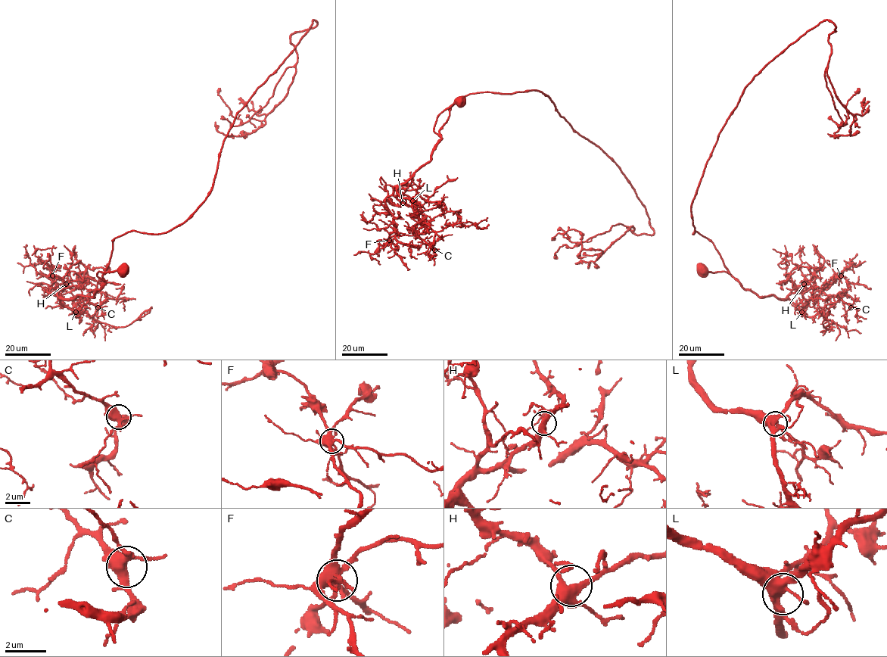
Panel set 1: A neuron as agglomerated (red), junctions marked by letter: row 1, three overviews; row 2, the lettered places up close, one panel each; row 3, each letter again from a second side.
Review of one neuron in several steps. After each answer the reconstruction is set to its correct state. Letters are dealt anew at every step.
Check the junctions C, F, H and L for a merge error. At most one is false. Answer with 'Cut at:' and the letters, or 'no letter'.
Cut at: no letter

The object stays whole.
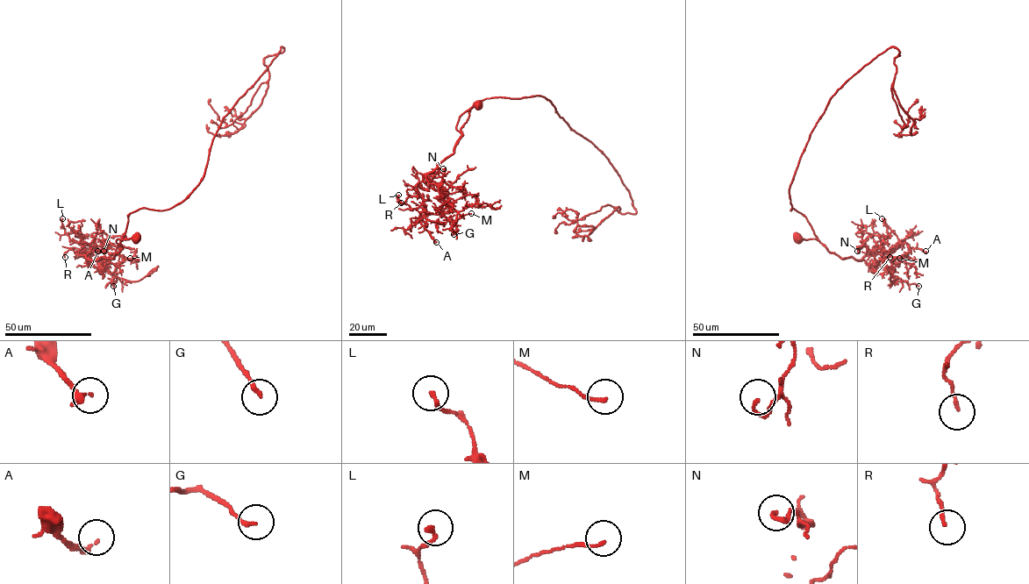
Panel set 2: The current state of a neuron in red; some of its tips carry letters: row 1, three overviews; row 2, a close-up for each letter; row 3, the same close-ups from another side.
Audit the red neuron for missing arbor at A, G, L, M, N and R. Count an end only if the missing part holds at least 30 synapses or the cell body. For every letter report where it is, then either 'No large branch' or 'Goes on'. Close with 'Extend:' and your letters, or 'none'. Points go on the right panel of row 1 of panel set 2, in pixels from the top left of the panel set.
A: Place: (925, 251). No large branch
G: Place: (918, 286). Goes on
L: Place: (882, 218). No large branch
M: Place: (899, 258). No large branch
N: Place: (857, 251). No large branch
R: Place: (889, 257). No large branch
Extend: G

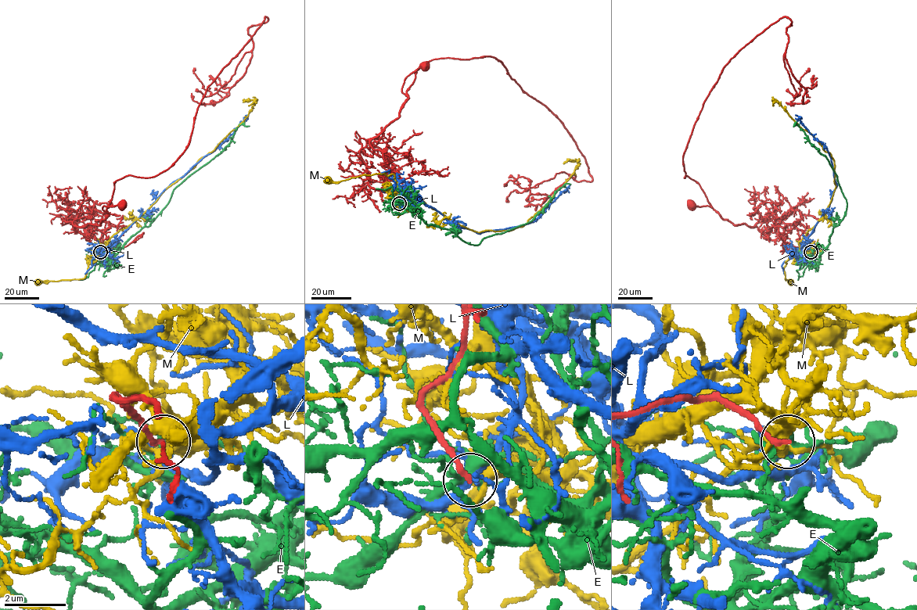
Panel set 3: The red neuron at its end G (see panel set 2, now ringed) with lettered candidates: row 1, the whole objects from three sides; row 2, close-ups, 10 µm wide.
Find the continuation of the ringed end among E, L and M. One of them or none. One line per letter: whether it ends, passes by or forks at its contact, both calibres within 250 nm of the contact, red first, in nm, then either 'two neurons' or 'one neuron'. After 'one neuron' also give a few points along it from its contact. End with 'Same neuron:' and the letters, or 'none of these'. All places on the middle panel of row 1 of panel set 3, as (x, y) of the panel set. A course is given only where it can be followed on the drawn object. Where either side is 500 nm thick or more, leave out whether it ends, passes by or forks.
E: it forks there; 190 nm thick on the red side, 130 nm on the other; two neurons
L: it passes by; 240 nm thick on the red side, 140 nm on the other; two neurons
M: it forks there; 170 nm thick on the red side, 360 nm on the other; two neurons
Same neuron: none of these

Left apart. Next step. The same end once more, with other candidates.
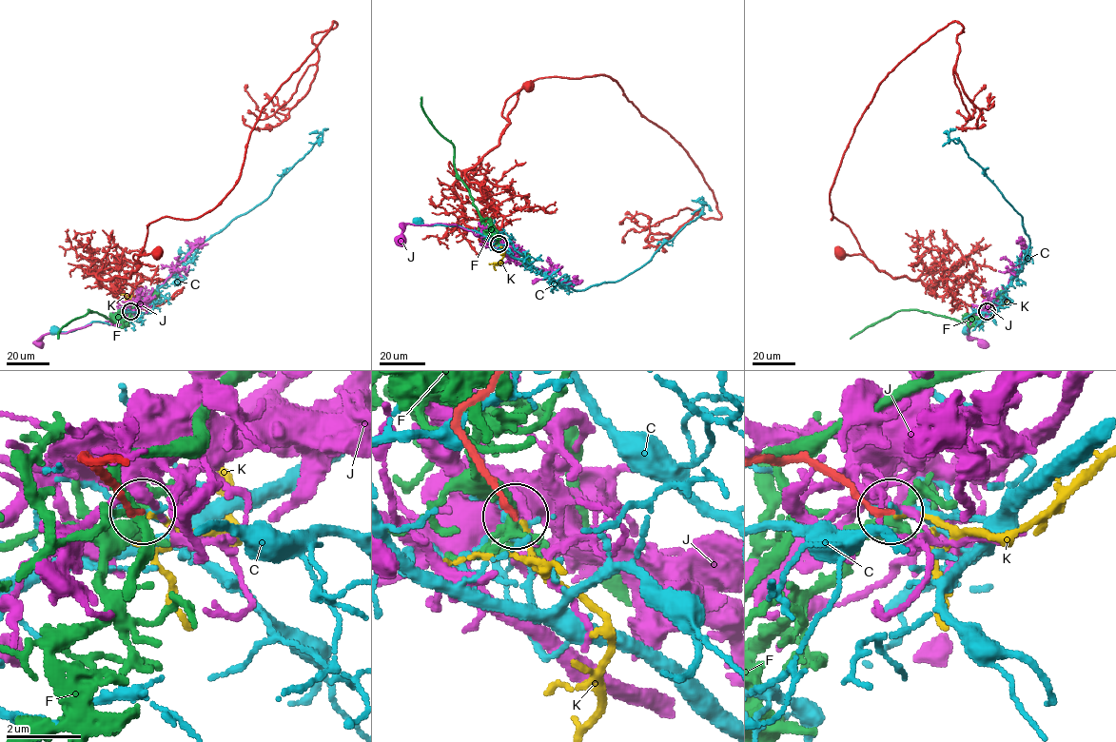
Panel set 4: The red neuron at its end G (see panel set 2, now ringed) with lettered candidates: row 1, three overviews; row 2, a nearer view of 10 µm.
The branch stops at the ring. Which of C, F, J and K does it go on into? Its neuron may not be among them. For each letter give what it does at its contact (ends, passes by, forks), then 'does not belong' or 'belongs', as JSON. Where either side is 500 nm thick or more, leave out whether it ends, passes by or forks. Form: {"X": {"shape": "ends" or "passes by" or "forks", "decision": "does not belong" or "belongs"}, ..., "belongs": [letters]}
{"C": {"shape": "forks", "decision": "does not belong"}, "F": {"shape": "forks", "decision": "does not belong"}, "J": {"shape": "forks", "decision": "does not belong"}, "K": {"shape": "ends", "decision": "belongs"}, "belongs": ["K"]}

